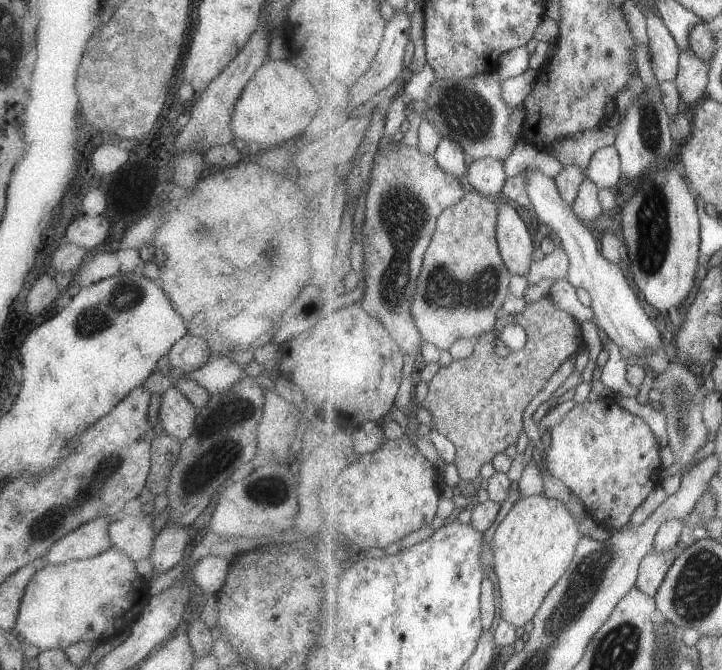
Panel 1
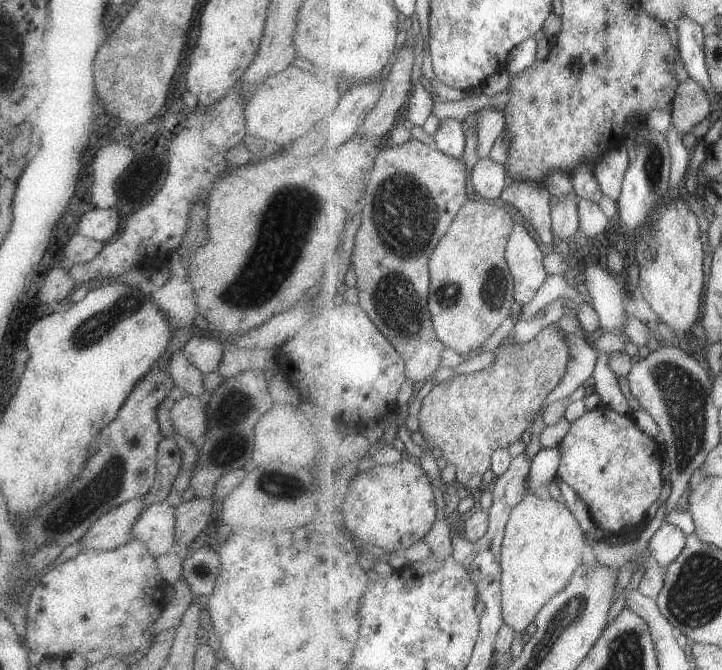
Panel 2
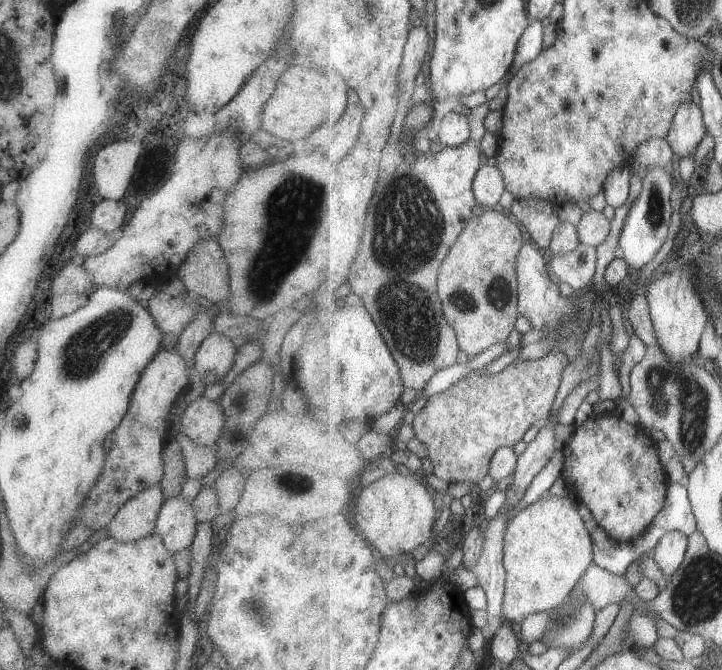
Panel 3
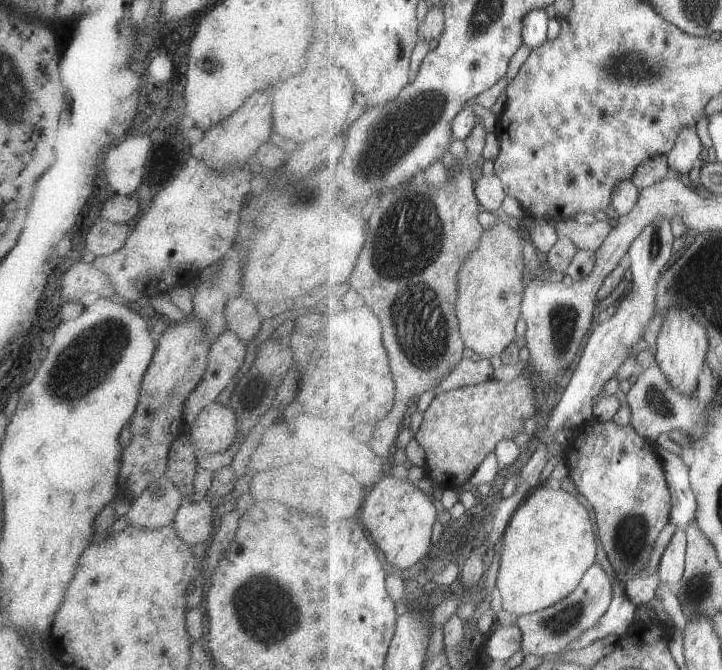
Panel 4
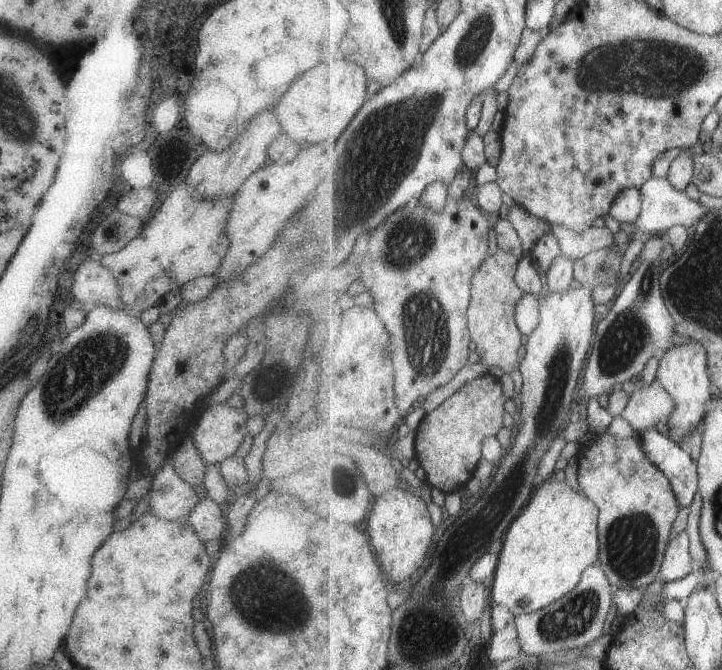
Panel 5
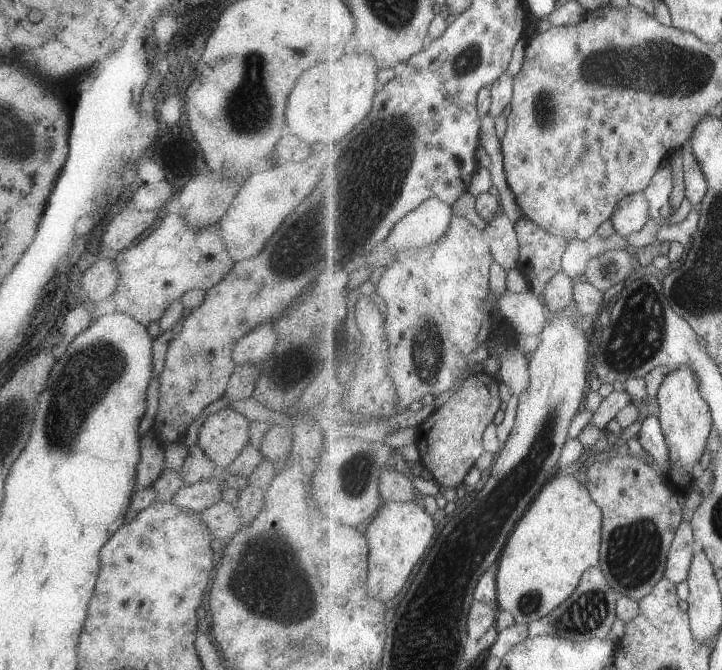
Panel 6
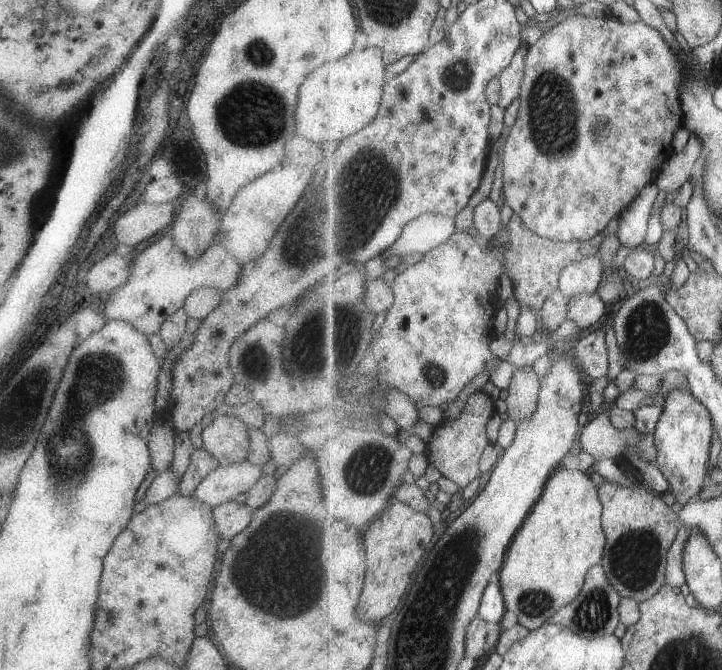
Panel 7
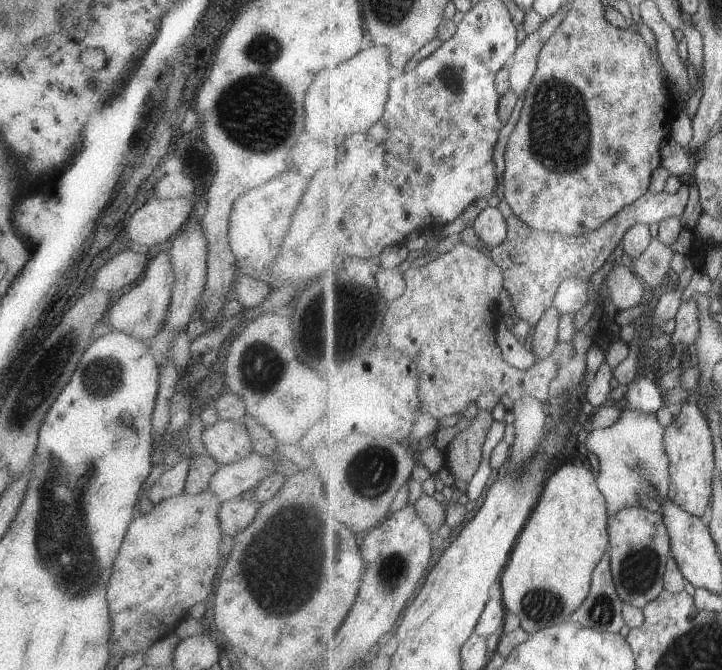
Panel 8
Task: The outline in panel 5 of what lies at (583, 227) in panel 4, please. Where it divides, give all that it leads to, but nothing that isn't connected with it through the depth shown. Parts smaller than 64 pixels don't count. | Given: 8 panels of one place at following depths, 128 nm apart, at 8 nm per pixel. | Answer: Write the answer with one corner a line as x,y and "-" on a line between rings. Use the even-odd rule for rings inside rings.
551,224
551,231
557,234
561,254
571,257
574,262
586,257
590,252
611,247
613,232
607,227
591,227
578,233
563,224

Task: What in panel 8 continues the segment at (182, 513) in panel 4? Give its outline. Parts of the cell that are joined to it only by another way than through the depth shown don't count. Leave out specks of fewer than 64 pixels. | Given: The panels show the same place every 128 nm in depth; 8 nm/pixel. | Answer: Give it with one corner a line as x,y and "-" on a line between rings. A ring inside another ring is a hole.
230,498
220,504
218,523
224,535
234,537
254,519
260,504
253,498

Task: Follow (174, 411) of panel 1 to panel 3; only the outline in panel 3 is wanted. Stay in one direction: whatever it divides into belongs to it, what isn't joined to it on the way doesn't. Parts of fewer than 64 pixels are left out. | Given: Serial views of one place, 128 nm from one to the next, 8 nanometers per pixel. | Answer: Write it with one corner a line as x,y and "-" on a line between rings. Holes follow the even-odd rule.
197,397
184,409
180,431
196,445
212,447
222,435
226,420
216,401

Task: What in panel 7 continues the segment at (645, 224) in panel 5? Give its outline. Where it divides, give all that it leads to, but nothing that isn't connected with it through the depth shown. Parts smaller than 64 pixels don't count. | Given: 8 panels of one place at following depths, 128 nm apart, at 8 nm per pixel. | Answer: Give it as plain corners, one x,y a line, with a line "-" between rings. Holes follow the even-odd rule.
691,134
687,146
680,153
667,155
658,176
657,184
667,194
681,190
682,186
697,173
700,161
704,156
704,144
698,134

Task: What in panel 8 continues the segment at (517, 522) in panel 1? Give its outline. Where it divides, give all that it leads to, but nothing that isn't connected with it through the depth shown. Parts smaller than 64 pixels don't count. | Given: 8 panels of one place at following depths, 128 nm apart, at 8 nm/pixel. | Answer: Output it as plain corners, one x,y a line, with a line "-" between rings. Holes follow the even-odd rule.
578,461
565,463
545,482
540,501
529,515
500,579
506,608
519,615
529,634
569,622
569,617
584,604
592,589
594,570
609,552
609,519
608,502
598,485
597,472
587,466

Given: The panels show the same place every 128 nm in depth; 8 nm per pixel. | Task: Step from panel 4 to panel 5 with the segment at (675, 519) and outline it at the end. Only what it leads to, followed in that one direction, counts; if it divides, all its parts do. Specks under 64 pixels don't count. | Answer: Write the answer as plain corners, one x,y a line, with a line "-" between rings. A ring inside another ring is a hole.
655,427
643,431
640,439
651,462
672,482
680,506
689,508
700,490
697,462
691,460
691,454
684,446
672,441
669,434
661,434

